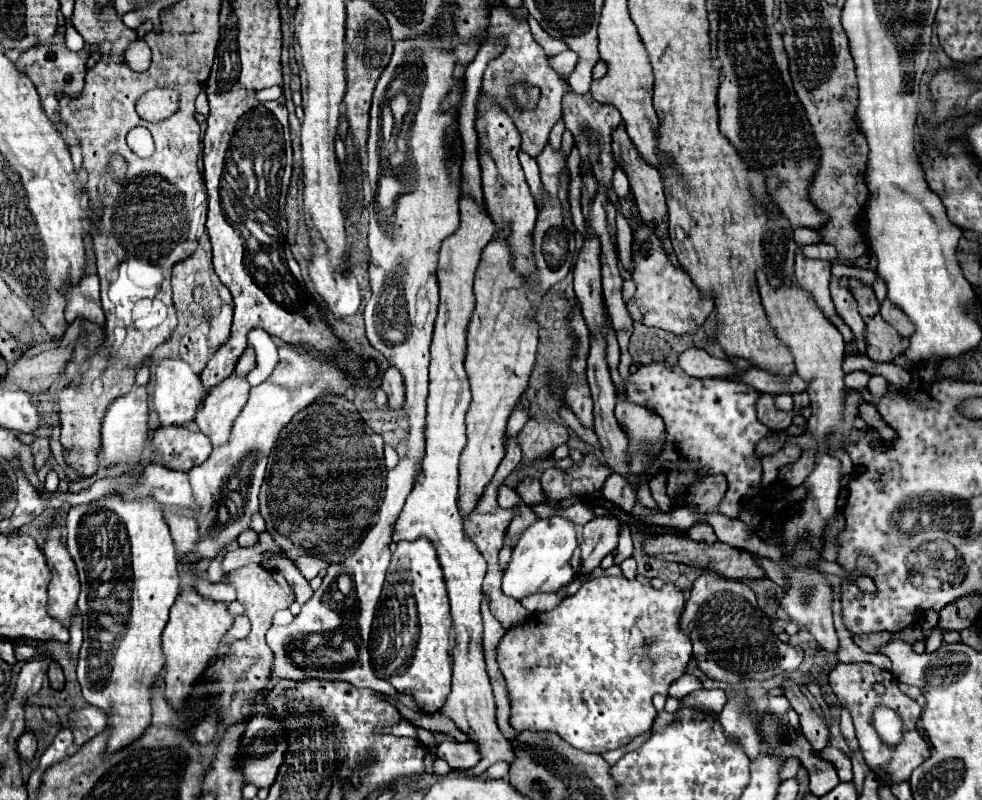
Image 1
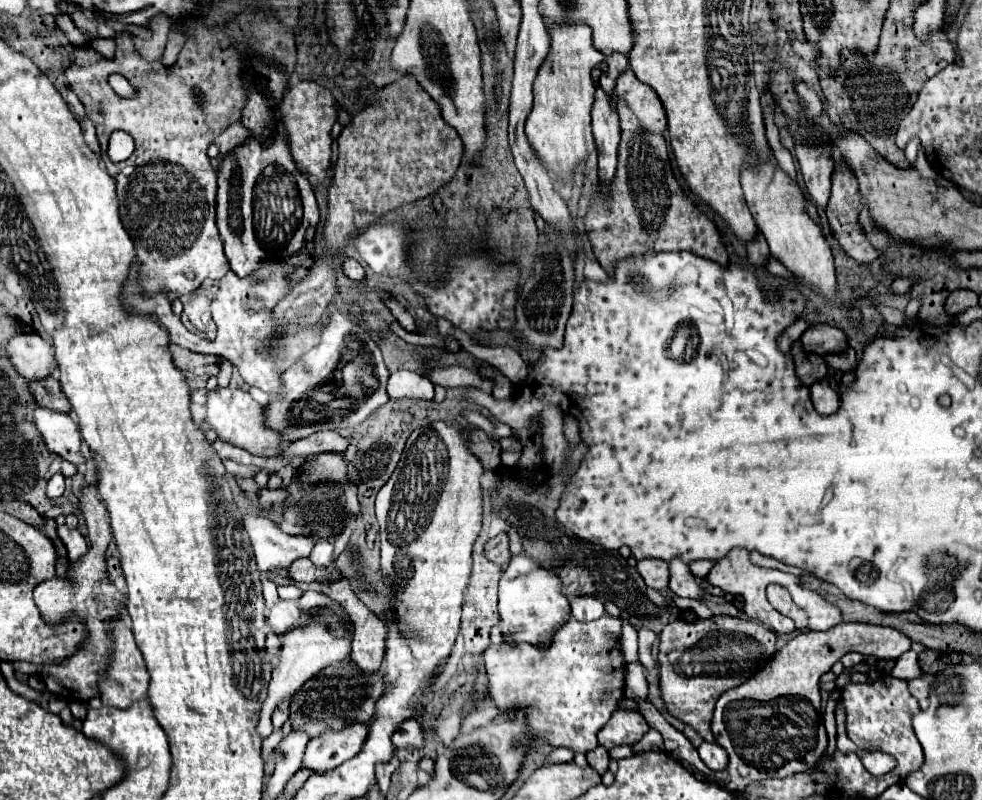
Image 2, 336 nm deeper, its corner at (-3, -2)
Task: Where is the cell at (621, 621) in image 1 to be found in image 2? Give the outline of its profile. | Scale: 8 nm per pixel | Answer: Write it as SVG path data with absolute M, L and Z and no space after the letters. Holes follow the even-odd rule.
M604 615L602 619L598 621L590 621L590 623L578 623L574 617L562 625L556 633L554 633L554 639L550 643L550 647L546 649L540 649L540 647L534 647L534 645L528 645L528 643L520 643L520 645L508 645L508 643L500 643L500 645L490 645L486 651L484 651L484 663L486 663L486 671L488 671L488 679L490 679L490 697L494 699L494 703L498 707L522 707L526 711L526 717L528 717L528 725L532 727L532 731L546 739L548 743L556 745L556 747L570 747L574 749L576 753L588 753L592 749L598 747L598 741L596 741L596 733L608 723L610 715L618 709L618 701L624 697L624 659L622 659L622 649L620 649L620 633L622 633L622 623L620 619L614 619L610 615Z

